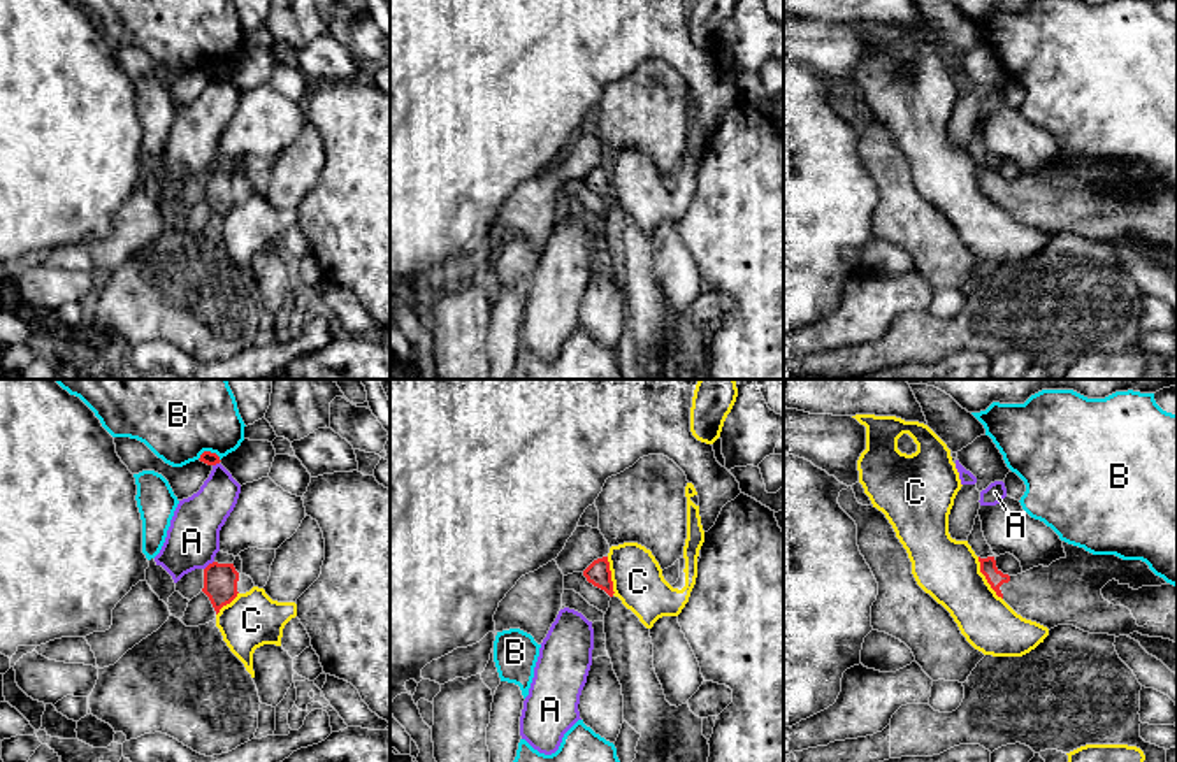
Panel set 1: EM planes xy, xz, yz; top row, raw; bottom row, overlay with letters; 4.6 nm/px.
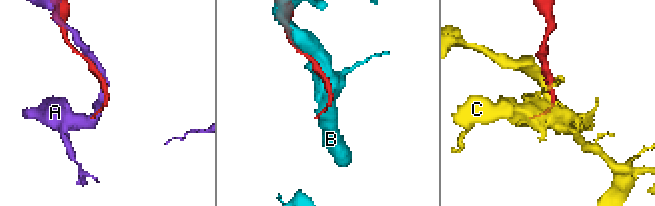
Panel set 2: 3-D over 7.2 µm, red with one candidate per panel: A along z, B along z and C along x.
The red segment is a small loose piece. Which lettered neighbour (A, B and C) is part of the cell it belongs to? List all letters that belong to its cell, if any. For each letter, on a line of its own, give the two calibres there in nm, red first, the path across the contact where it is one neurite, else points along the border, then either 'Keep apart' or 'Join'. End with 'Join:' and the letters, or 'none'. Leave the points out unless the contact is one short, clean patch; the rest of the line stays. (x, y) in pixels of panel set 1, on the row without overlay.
A: Thickness 160 nm (red) against 240 nm. Keep apart
B: Thickness 60 nm (red) against 320 nm. Keep apart
C: Thickness 80 nm (red) against 280 nm. Keep apart
Join: none

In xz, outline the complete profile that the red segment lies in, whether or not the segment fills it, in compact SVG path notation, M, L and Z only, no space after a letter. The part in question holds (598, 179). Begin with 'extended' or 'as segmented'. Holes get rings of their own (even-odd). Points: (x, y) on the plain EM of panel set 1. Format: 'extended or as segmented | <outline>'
as segmented | M608 163L594 167L585 177L583 183L594 193L604 197L610 204L613 204L613 188Z

